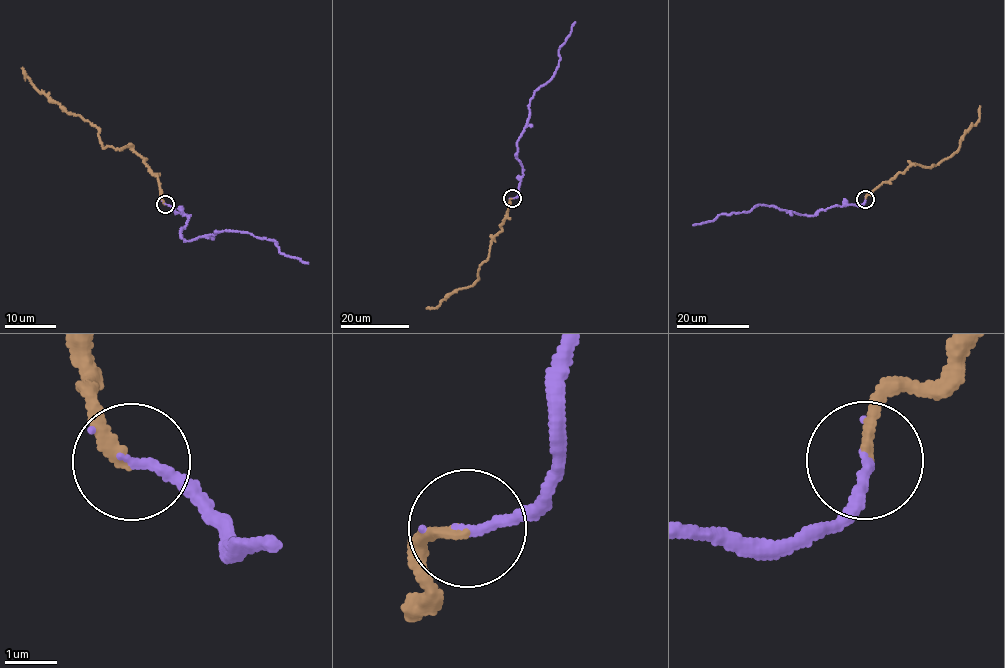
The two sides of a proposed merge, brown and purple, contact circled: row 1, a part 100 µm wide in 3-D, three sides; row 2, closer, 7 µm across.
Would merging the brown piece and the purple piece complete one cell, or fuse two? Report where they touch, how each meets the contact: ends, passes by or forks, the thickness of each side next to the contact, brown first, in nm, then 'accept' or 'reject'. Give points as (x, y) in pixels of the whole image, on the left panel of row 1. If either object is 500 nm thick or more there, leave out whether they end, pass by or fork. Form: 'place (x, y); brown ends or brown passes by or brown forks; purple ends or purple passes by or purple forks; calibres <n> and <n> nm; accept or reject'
place (165, 204); brown ends; purple ends; calibres 200 and 180 nm; accept

